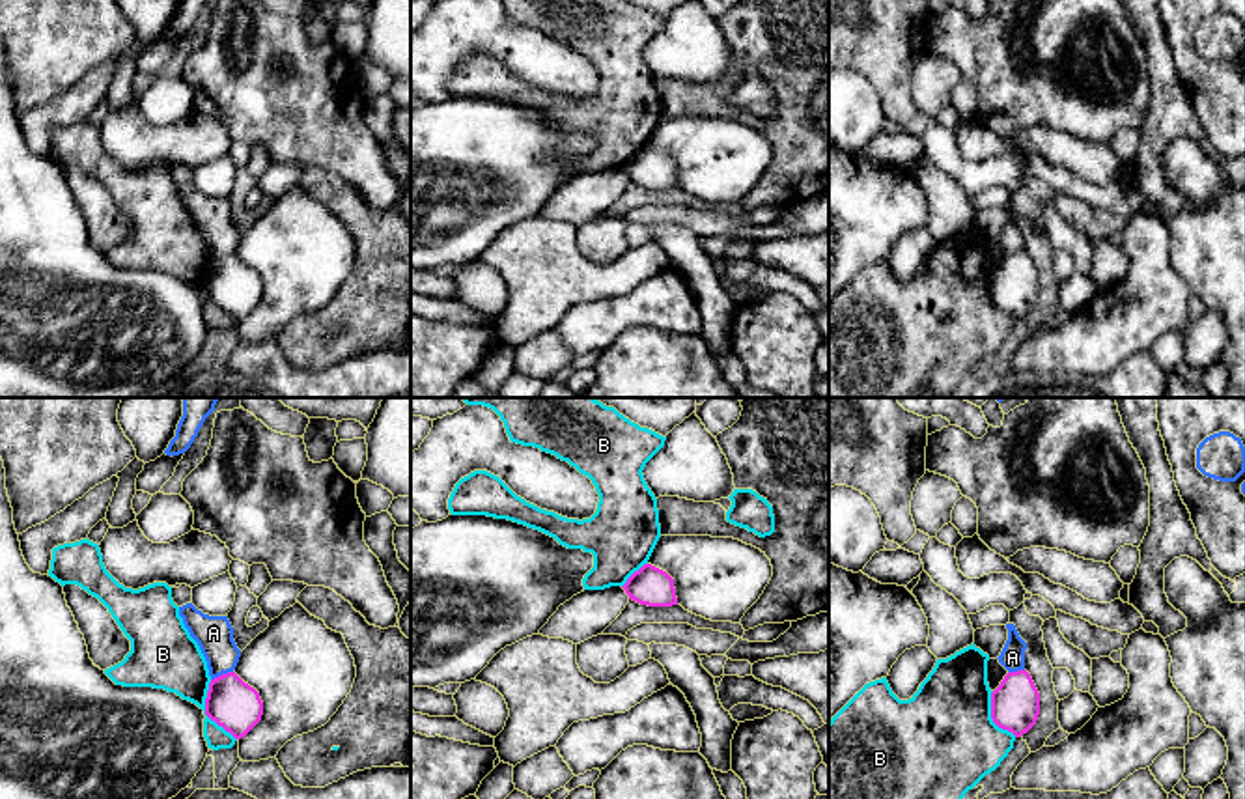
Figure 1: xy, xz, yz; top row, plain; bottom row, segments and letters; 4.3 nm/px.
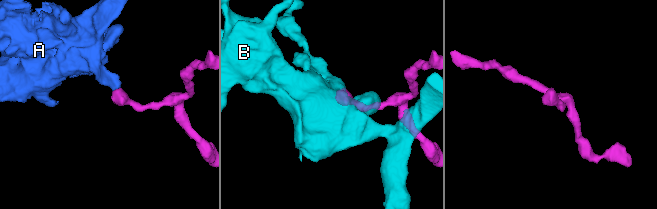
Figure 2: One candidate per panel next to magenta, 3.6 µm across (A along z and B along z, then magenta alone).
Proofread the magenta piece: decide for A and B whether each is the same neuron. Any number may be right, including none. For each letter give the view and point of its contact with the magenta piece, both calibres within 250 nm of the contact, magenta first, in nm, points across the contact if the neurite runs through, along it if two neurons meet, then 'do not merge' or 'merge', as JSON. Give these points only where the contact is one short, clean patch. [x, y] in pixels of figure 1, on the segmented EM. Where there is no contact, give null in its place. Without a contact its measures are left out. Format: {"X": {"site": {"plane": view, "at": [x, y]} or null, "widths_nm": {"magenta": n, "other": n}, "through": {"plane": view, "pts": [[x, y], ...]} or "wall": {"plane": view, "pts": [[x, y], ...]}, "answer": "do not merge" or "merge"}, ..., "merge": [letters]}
{"A": {"site": {"plane": "xy", "at": [221, 676]}, "widths_nm": {"magenta": 220, "other": 160}, "wall": {"plane": "xy", "pts": [[232, 671], [211, 680]]}, "answer": "do not merge"}, "B": {"site": {"plane": "xy", "at": [206, 712]}, "widths_nm": {"magenta": 220, "other": 240}, "answer": "do not merge"}, "merge": []}

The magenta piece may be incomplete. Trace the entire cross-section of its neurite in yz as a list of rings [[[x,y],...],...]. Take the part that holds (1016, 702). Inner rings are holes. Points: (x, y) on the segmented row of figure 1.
[[[1027,670],[1008,672],[991,693],[993,722],[1015,737],[1027,734],[1040,715],[1040,693]]]

